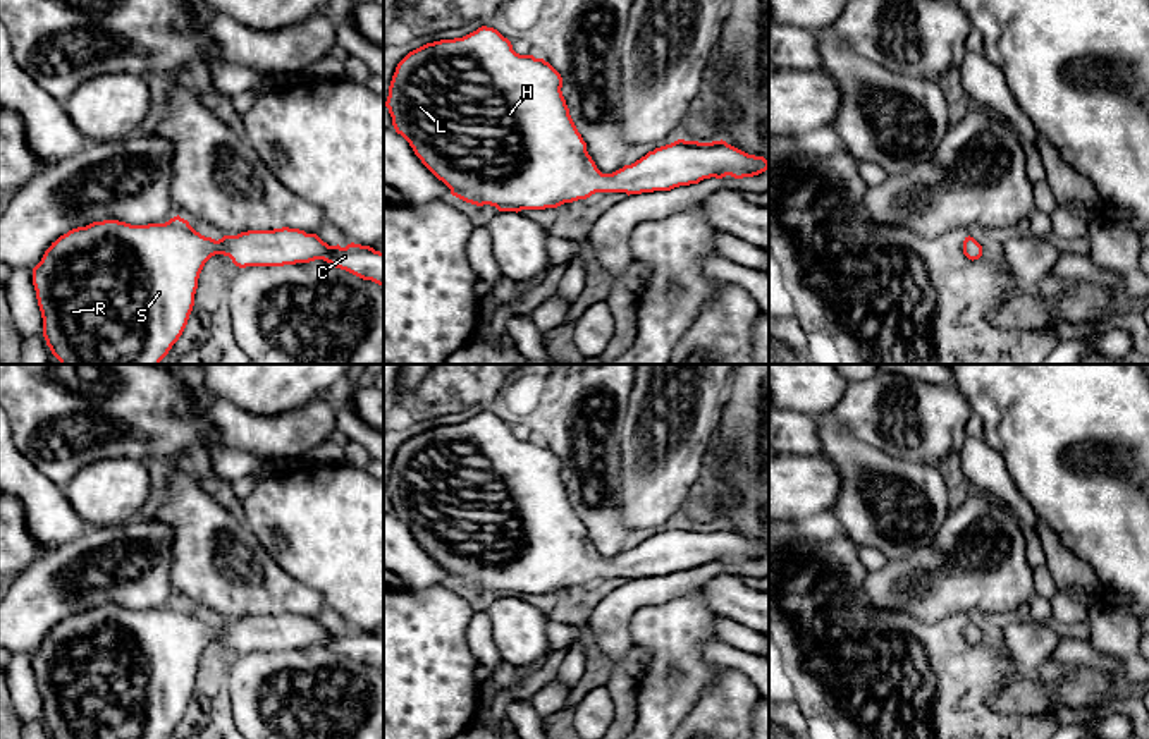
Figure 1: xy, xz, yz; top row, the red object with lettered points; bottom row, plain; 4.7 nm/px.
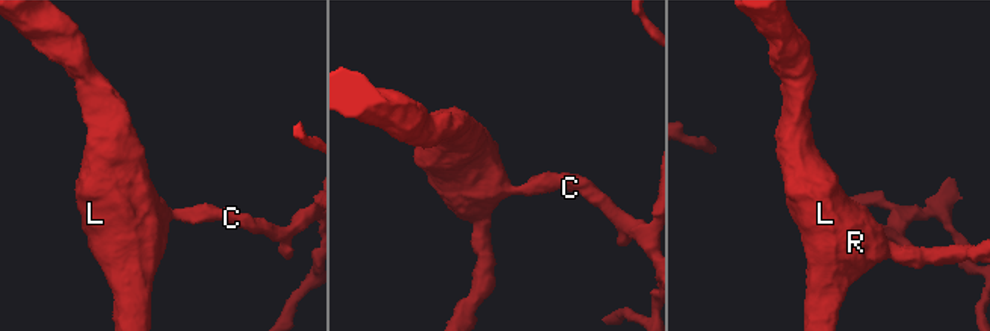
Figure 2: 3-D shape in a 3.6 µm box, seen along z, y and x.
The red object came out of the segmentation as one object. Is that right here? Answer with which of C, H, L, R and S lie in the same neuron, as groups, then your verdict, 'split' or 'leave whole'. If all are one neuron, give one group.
C H L R S; leave whole

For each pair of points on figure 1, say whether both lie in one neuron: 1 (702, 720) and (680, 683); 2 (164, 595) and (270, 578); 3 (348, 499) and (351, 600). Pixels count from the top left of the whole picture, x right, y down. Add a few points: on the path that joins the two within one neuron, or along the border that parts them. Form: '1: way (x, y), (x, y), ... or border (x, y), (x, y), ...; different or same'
1: border (719, 674), (682, 720); different
2: border (171, 554), (171, 586), (178, 598); different
3: way (348, 525), (351, 537), (351, 574); same

